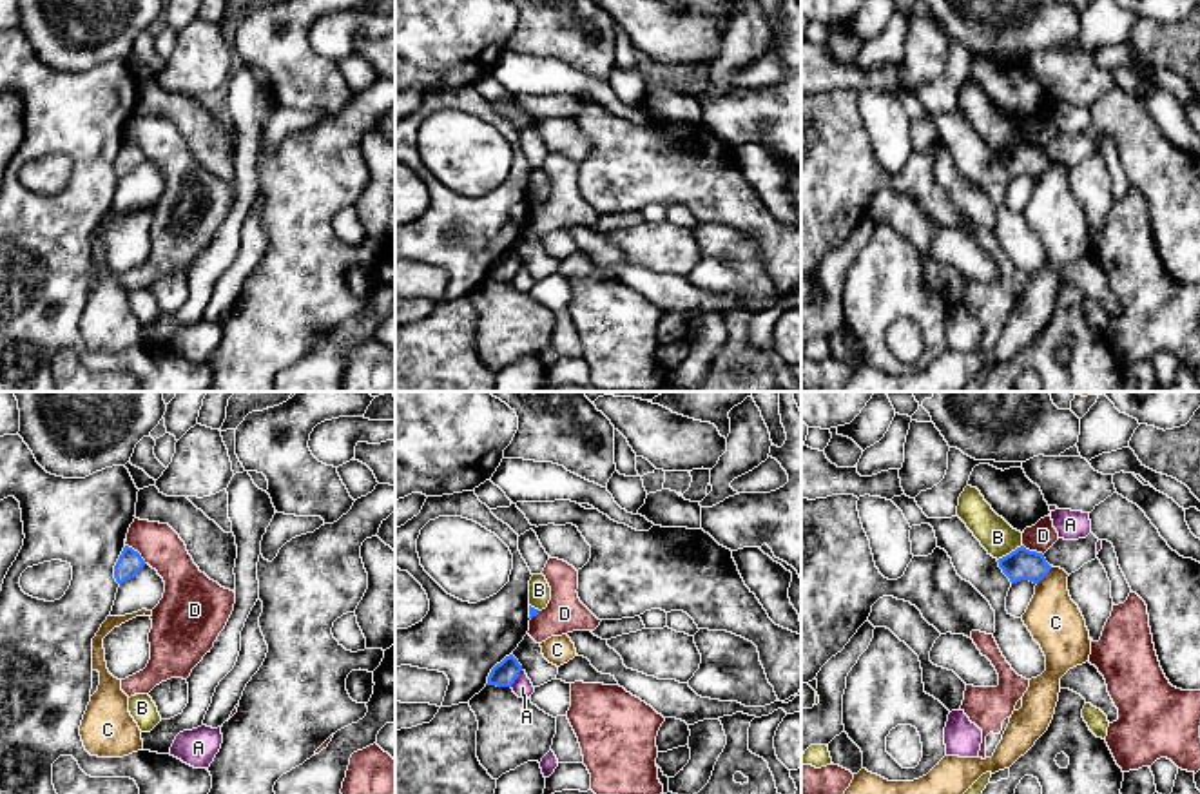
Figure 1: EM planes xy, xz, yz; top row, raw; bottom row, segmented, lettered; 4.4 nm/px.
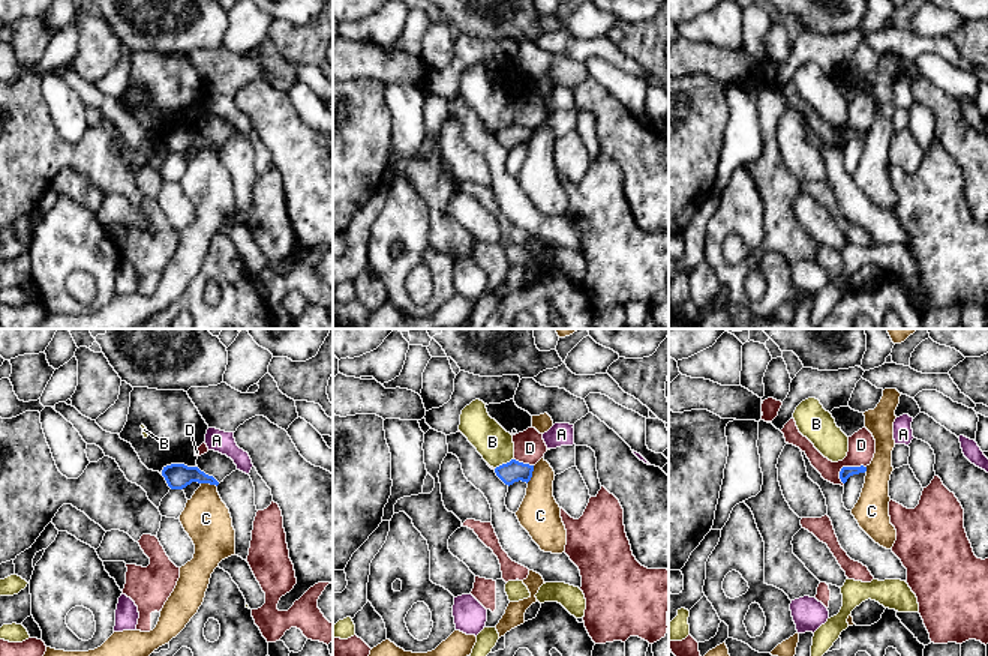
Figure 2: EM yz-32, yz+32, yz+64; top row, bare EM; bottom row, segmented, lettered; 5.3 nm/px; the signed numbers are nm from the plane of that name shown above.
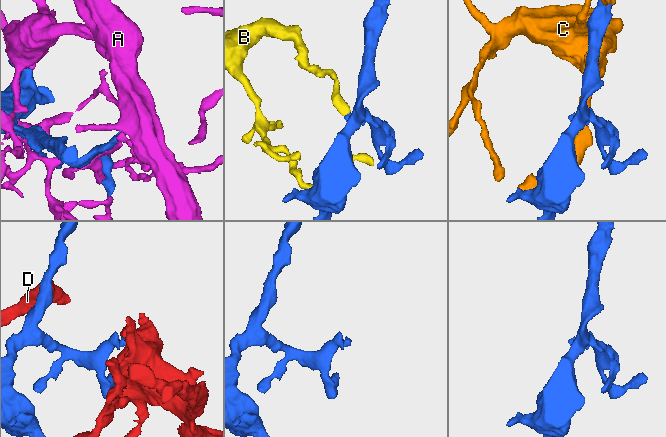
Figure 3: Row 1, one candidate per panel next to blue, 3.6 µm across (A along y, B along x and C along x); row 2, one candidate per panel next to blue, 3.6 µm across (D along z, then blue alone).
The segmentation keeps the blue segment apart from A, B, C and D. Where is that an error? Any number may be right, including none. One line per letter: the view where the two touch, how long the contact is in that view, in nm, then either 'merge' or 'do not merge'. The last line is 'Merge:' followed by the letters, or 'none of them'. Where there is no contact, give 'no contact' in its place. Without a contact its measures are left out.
A: contact in xz; length 90 nm; do not merge
B: contact in yz; length 130 nm; do not merge
C: contact in yz; length 110 nm; do not merge
D: contact in xy; length 130 nm; do not merge
Merge: none of them

